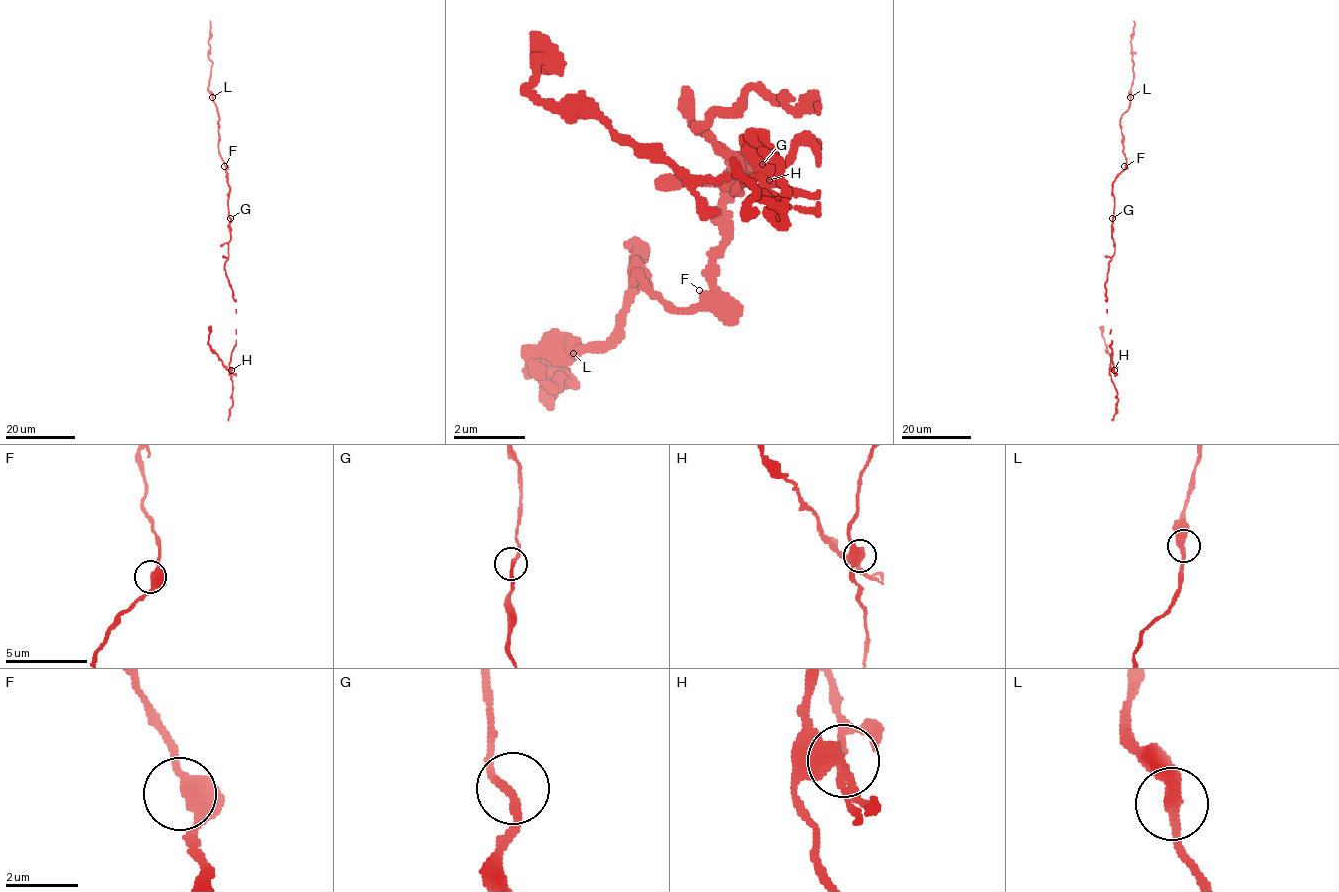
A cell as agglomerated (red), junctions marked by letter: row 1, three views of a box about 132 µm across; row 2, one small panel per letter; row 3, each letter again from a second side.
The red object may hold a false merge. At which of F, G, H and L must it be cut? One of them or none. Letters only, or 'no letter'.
H

